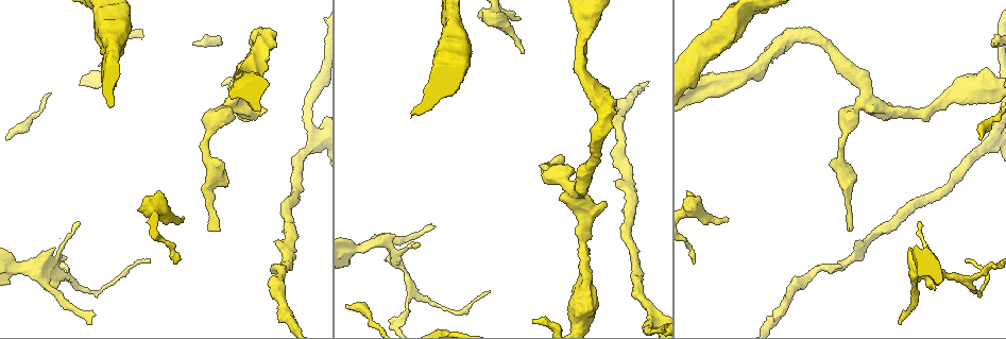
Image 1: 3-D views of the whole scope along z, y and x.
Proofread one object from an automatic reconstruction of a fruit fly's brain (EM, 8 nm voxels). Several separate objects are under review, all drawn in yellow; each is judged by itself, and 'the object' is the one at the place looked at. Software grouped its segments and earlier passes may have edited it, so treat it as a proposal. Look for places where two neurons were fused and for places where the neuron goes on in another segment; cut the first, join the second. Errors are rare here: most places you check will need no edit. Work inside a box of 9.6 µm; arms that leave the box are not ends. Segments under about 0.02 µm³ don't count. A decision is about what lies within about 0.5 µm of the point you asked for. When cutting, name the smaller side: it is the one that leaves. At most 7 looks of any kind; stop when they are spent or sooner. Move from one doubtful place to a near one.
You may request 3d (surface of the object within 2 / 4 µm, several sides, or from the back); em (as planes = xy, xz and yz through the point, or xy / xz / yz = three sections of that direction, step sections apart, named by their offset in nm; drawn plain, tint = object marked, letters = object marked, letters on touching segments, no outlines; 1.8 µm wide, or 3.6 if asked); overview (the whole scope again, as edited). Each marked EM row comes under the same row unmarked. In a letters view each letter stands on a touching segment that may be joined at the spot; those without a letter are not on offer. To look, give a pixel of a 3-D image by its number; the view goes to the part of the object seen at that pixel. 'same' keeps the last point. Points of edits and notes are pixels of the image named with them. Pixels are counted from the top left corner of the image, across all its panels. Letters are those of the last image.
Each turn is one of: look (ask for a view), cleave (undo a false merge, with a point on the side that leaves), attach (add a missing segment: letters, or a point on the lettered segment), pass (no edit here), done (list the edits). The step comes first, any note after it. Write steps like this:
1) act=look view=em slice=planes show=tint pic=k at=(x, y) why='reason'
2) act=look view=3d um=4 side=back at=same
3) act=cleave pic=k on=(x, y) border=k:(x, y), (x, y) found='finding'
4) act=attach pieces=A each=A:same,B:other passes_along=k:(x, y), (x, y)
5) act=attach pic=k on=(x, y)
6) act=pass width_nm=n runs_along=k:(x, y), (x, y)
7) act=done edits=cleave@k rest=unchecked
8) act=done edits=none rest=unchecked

act=look view=em slice=xz step=8 show=letters pic=1 at=(920, 221) why='free end'

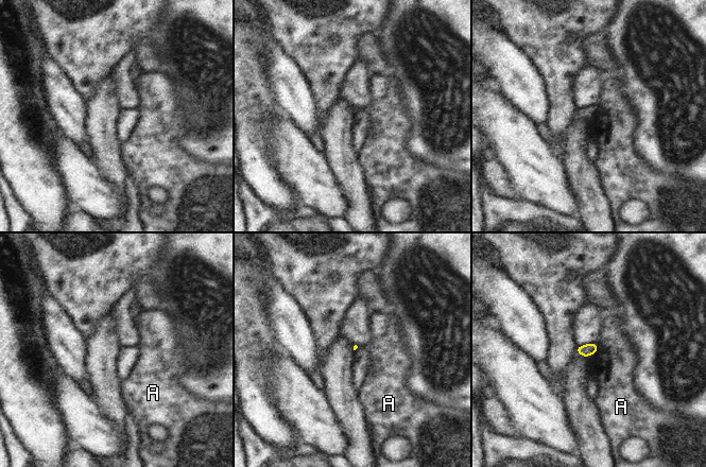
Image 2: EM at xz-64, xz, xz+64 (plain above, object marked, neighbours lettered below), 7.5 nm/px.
act=pass each=A:other border=2:(597, 343), (598, 352) found='no lettered segment goes on from it'

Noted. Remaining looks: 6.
act=look view=em slice=planes show=letters pic=1 at=(219, 229) why='an open end'

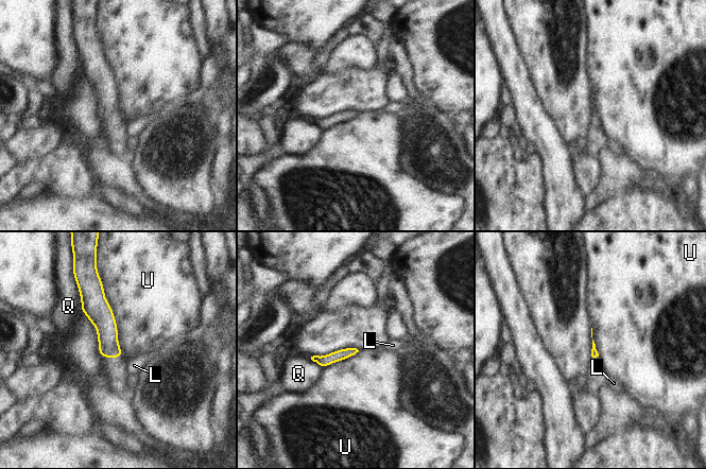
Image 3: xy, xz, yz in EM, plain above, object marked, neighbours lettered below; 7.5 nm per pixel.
act=pass longest_contact=U:600nm each=L:other,Q:other,U:other runs_along=3:(354, 350), (329, 359), (315, 359) found='none of them fits'

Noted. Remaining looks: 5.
act=look view=em slice=planes show=letters pic=1 at=(962, 278) why='branch point'

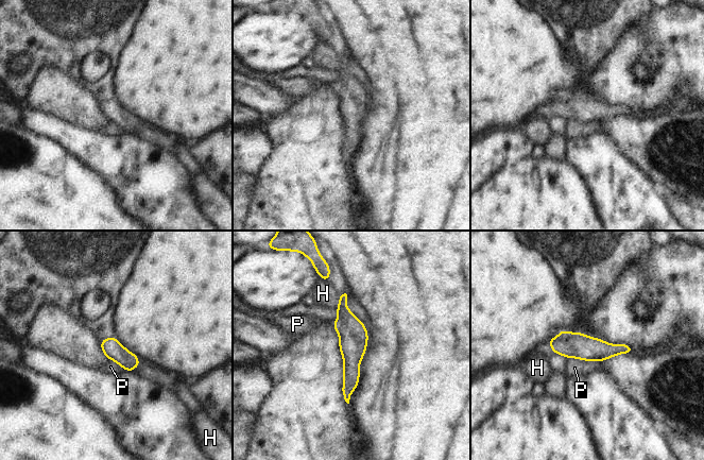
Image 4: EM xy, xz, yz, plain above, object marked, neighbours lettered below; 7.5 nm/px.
act=pass width_nm=160 each=H:other,P:other border=4:(568, 358), (599, 361) found='all the same neuron'

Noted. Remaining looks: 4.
act=done edits=none rest=unchecked

